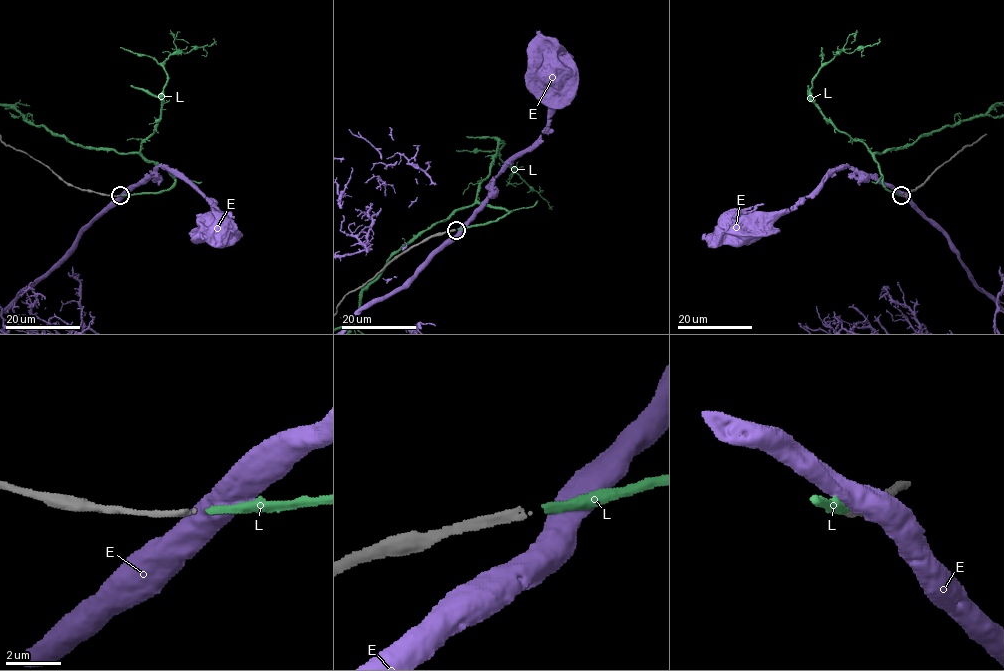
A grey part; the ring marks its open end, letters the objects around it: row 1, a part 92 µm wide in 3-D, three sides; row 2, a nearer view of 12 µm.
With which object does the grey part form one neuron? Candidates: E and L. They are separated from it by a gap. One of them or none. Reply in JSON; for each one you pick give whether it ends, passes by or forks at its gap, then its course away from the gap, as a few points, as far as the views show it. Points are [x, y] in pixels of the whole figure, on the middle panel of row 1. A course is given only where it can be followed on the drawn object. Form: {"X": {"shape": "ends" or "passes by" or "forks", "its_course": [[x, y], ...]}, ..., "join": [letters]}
{"L": {"shape": "ends"}, "join": ["L"]}

